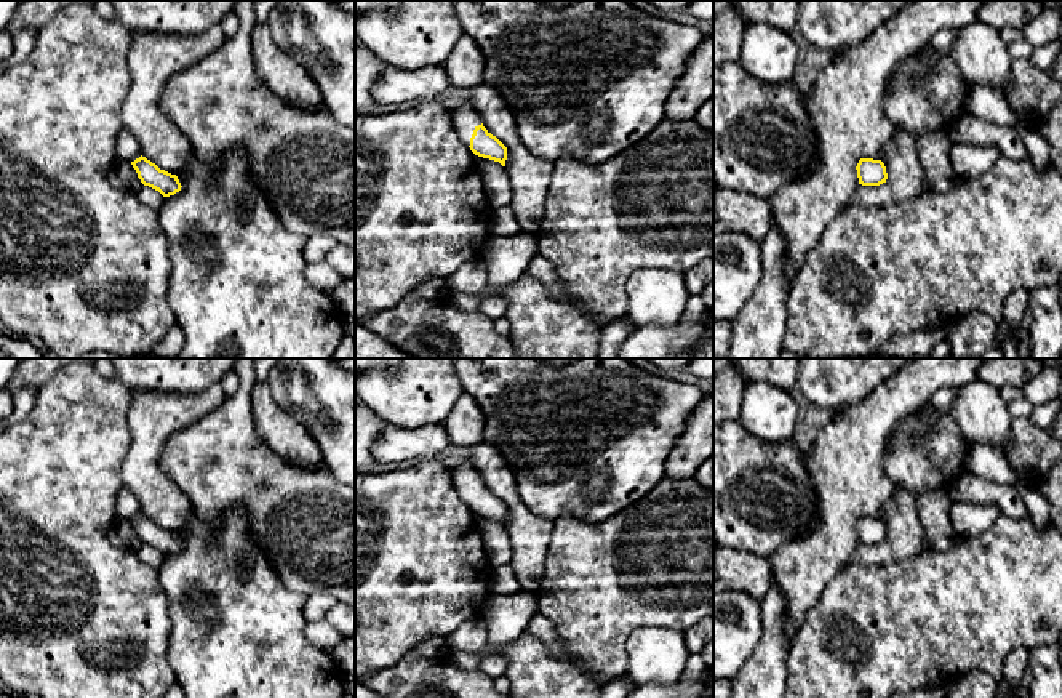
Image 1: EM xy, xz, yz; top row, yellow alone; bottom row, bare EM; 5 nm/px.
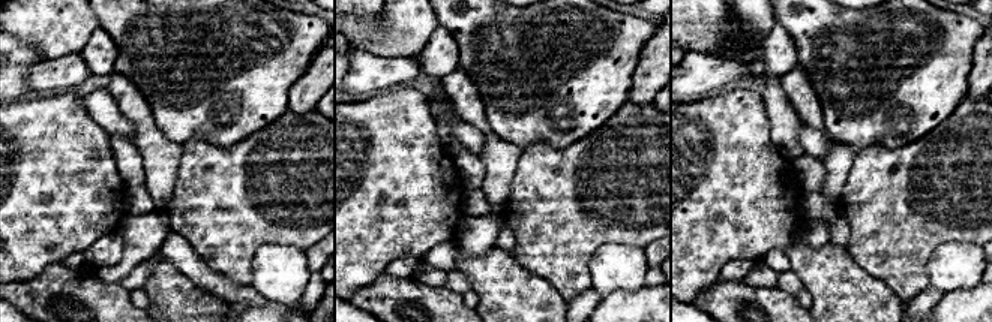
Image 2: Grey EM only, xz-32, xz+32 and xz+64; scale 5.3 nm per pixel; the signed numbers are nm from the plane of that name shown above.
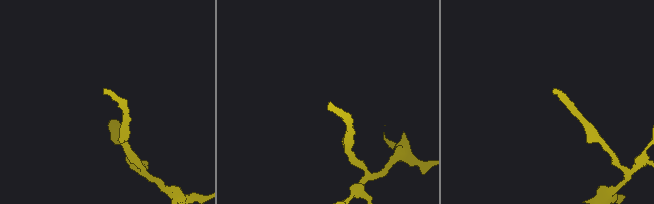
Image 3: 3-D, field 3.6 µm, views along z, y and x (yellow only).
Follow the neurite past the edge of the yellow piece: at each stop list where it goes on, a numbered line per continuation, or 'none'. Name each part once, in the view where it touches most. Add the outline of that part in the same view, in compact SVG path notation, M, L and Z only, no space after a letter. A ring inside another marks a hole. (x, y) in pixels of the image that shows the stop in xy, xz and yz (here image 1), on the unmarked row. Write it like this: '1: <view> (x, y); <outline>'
1: xz (464, 476); M469 461L453 467L451 472L453 472L453 482L459 496L467 504L470 504L470 496L473 493L473 488L478 483L481 483L480 474L475 471L475 467Z

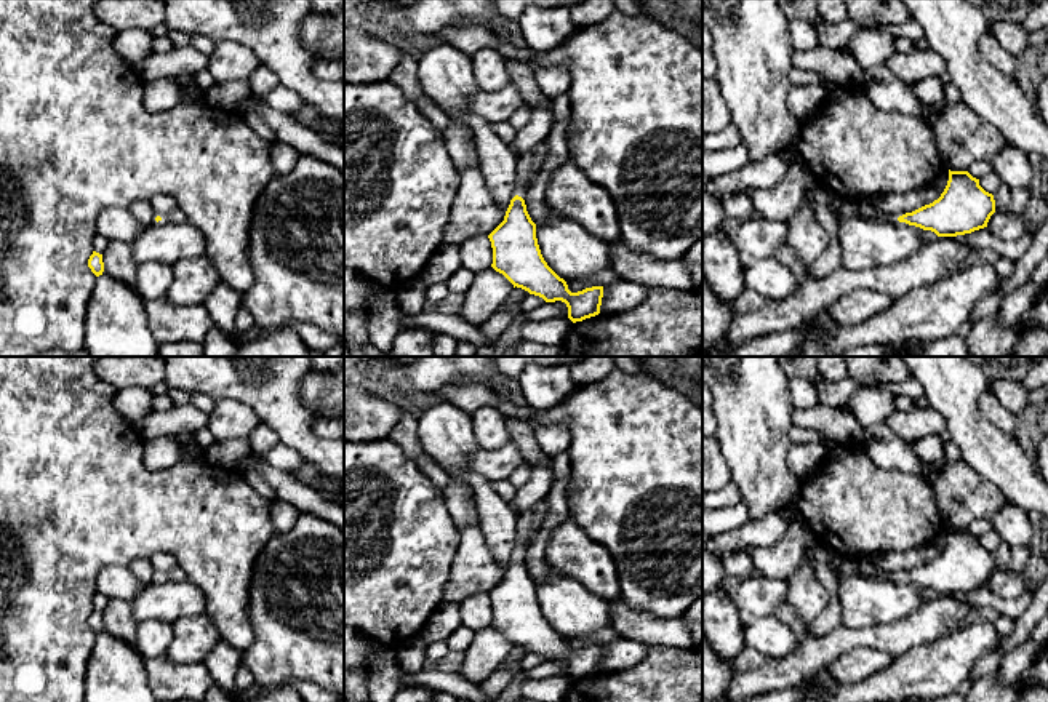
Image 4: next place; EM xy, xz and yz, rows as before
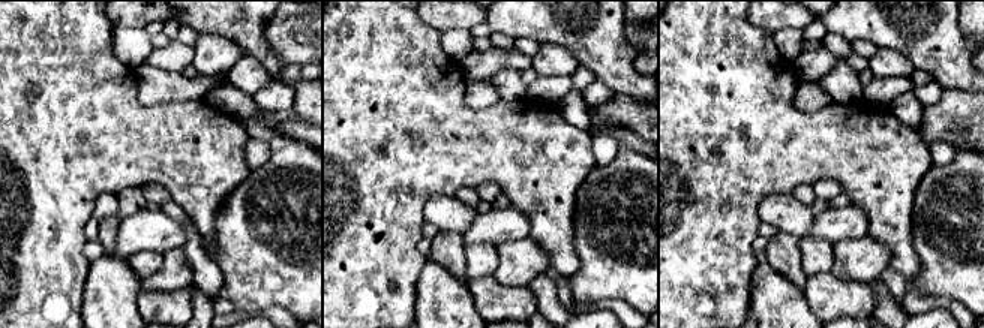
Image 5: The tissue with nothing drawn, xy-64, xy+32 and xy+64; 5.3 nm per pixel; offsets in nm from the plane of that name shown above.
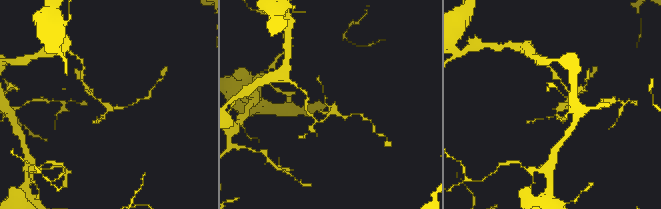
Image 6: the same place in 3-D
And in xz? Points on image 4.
1: xz (524, 525); M536 505L518 513L518 521L517 521L517 532L518 532L518 537L517 537L517 542L515 542L515 548L514 548L514 553L518 553L525 558L526 555L526 547L523 545L523 540L530 536L531 532L531 520L533 520L533 515L534 515L534 510L536 510Z

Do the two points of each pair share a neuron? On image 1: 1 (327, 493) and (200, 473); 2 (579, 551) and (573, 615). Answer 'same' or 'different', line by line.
1: same
2: same

